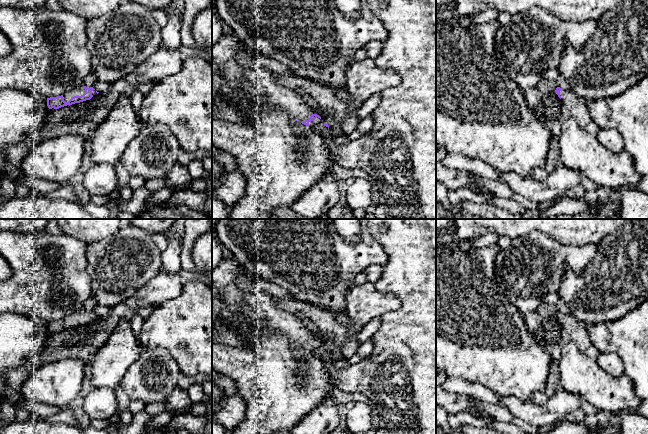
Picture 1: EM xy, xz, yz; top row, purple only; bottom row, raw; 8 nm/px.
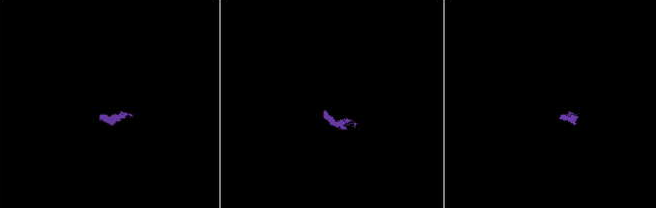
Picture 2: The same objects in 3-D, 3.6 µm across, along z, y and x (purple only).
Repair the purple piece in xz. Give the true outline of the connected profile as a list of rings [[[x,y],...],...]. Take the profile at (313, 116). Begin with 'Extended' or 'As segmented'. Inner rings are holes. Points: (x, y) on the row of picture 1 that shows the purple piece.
Extended. [[[223,35],[212,46],[212,60],[219,67],[226,83],[231,88],[241,91],[254,104],[260,104],[263,101],[270,102],[273,106],[287,112],[291,118],[310,126],[321,135],[324,145],[335,163],[327,138],[331,137],[337,144],[346,144],[347,136],[334,128],[330,128],[328,134],[321,133],[318,127],[329,127],[328,124],[319,115],[313,113],[300,95],[290,88],[280,85],[277,82],[276,73],[265,67],[251,69],[239,64],[235,60],[235,55],[240,49],[243,49],[240,40],[229,35]]]

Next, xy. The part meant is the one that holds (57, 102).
Extended. [[[83,86],[80,88],[75,88],[65,93],[64,95],[47,98],[47,106],[49,109],[59,109],[67,105],[90,100],[98,93],[99,92],[97,92],[93,87],[88,88],[86,86]]]

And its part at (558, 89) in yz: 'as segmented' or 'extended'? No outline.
extended

